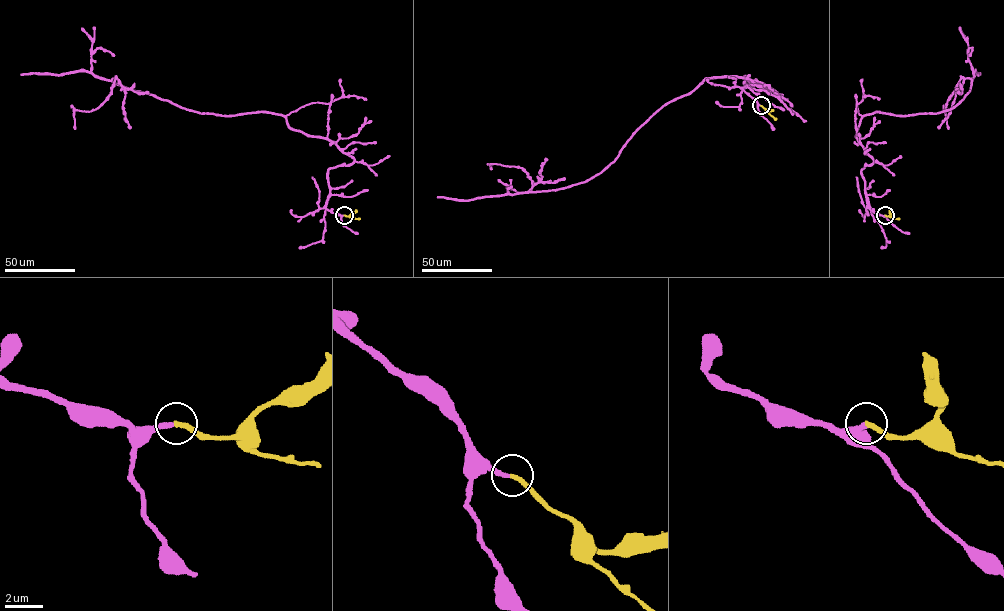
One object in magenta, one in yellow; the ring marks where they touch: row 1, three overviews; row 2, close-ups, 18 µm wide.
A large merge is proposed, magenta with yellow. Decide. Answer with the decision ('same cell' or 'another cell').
same cell

